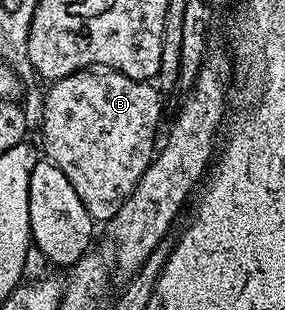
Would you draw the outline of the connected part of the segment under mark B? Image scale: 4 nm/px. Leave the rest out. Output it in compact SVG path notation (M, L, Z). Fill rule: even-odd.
M89 67L79 69L77 73L66 75L62 79L51 82L47 86L48 94L44 97L44 149L42 145L42 153L47 160L56 165L62 171L62 175L66 175L66 179L70 179L70 184L74 186L74 191L78 191L78 199L82 199L82 203L86 207L86 211L90 211L93 222L106 223L118 211L118 207L122 207L122 203L134 191L134 187L138 183L138 179L142 179L142 175L146 171L146 167L151 165L154 156L154 150L158 145L158 137L156 141L156 128L160 125L160 96L161 90L155 84L146 81L135 81L121 73L115 73L113 69Z

